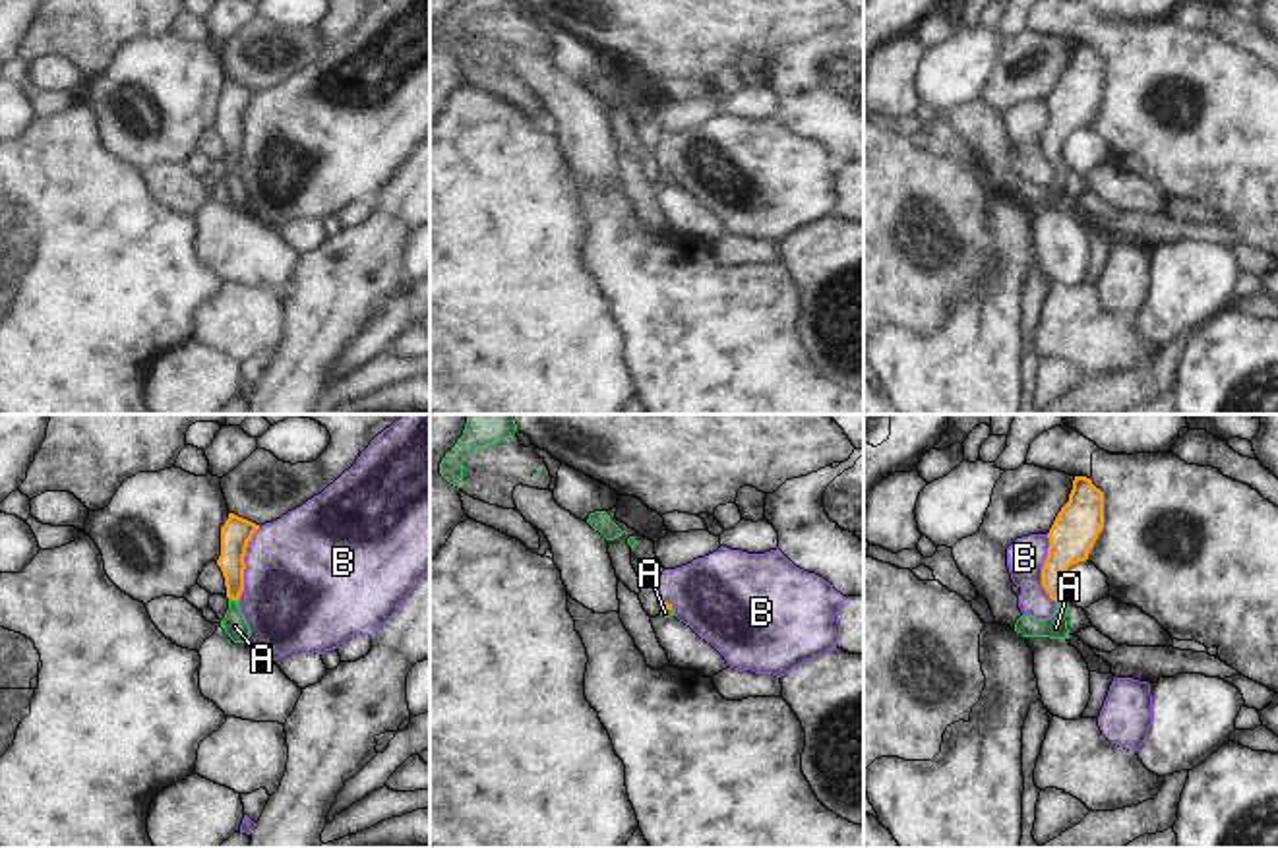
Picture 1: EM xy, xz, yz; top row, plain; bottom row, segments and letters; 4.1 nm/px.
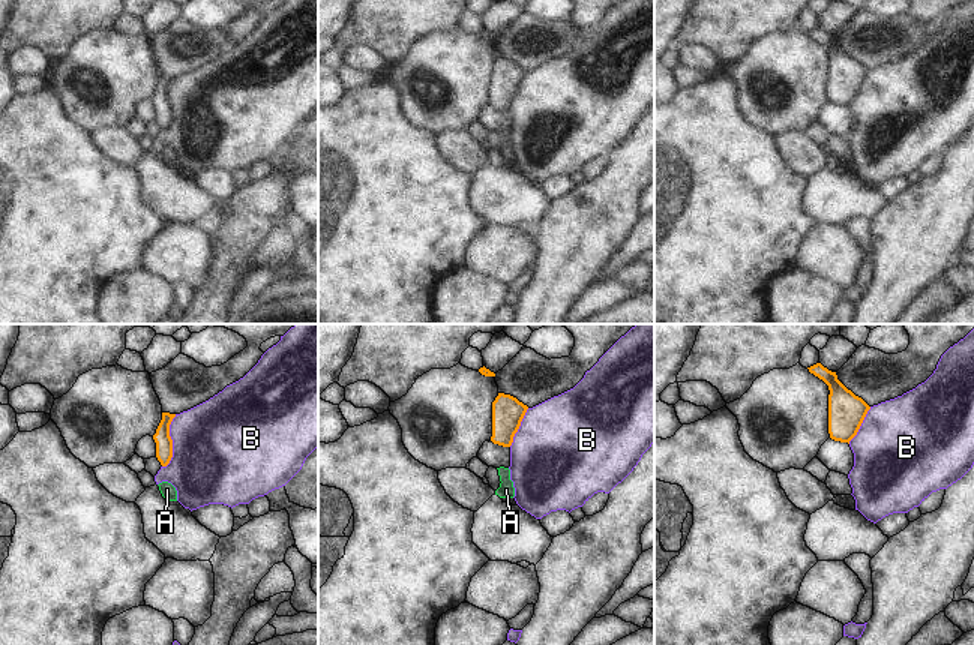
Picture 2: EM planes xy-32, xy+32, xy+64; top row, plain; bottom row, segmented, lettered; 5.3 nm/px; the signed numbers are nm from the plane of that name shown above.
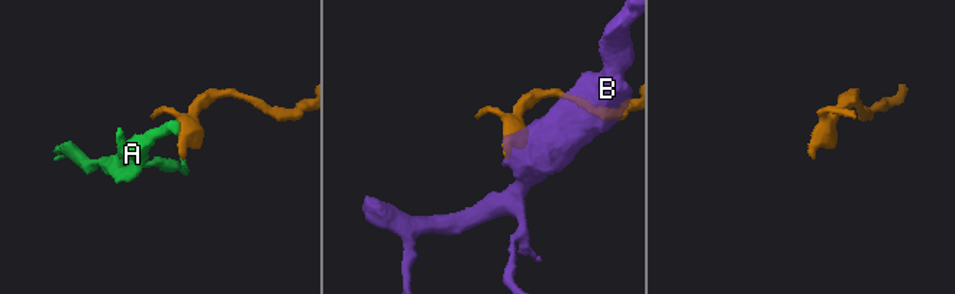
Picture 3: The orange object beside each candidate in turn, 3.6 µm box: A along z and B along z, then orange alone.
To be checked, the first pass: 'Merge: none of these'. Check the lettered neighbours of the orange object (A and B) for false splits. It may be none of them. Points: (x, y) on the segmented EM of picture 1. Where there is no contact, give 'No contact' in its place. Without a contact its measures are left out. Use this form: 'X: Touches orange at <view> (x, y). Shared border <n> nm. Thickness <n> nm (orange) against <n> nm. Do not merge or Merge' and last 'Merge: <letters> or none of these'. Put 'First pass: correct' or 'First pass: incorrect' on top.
First pass: incorrect
A: Touches orange at xy (233, 599). Shared border 50 nm. Thickness 120 nm (orange) against 100 nm. Merge
B: Touches orange at xy (244, 564). Shared border 320 nm. Thickness 130 nm (orange) against 480 nm. Do not merge
Merge: A.

